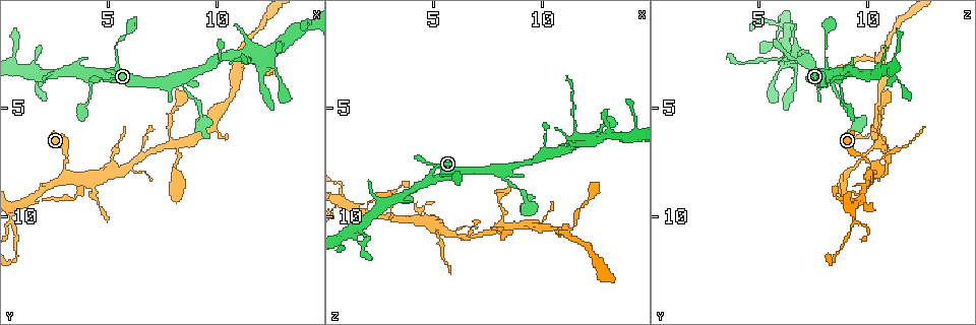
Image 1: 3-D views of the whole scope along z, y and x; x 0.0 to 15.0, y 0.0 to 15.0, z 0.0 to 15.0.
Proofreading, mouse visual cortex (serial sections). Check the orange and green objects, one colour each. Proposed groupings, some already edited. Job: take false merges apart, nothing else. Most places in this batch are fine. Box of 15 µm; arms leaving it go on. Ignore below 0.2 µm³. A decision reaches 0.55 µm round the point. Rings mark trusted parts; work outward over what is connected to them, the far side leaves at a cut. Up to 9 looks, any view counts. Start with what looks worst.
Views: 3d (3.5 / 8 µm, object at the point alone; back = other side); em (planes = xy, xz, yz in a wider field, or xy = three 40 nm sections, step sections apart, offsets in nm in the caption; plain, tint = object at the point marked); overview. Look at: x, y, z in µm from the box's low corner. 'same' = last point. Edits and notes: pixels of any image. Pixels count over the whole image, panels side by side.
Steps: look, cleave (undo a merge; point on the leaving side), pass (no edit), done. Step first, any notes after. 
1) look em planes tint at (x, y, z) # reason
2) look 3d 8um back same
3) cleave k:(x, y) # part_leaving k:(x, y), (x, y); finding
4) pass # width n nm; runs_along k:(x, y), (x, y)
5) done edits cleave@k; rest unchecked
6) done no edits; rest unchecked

look 3d 3.5um at (8.5, 3.5, 7.8) # a fork

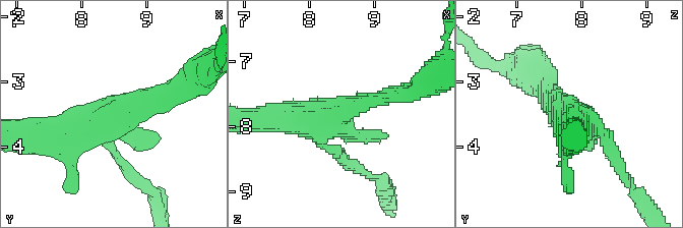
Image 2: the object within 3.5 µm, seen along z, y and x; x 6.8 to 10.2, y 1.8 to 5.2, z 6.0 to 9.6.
look em xy step 3 tint at (8.50, 3.50, 7.75)

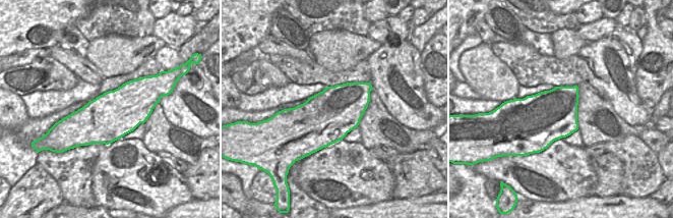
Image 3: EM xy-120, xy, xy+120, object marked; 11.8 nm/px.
look em planes tint same

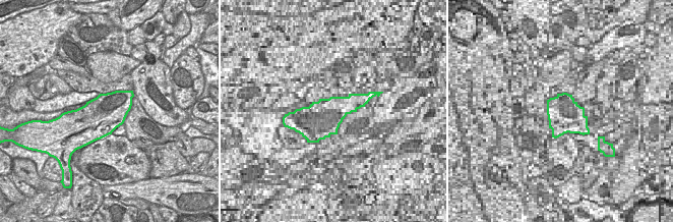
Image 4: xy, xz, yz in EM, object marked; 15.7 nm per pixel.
pass # width 600 nm; runs_along 2:(27, 134), (92, 125), (149, 97); continuous, no second cell

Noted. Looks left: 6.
look 3d 3.5um at (9.3, 5.5, 9.5)

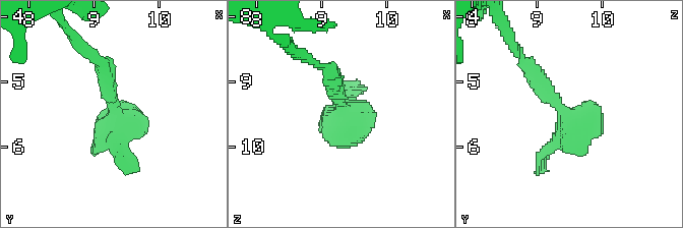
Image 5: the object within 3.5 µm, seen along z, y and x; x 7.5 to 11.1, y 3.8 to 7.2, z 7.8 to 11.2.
look em xy step 2 tint at (9.30, 5.55, 9.50)

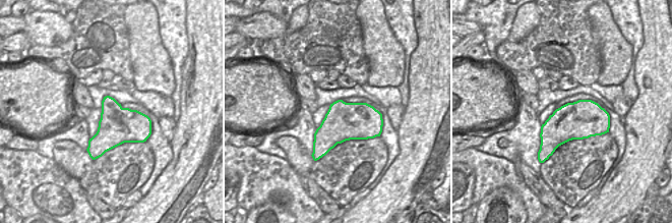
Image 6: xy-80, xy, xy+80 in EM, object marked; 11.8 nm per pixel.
pass # runs_along 5:(104, 63), (119, 157), (131, 170); continuous, no second cell

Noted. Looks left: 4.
look 3d 3.5um at (3.2, 8.0, 10.1) # sudden change in width

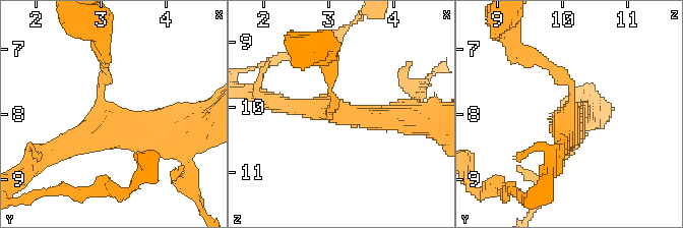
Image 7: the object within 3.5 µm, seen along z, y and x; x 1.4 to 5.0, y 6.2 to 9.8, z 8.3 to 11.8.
look em xy step 5 tint at (3.10, 7.95, 10.10) # arms 3; arm_widths 150, 250, 350 nm; now the EM

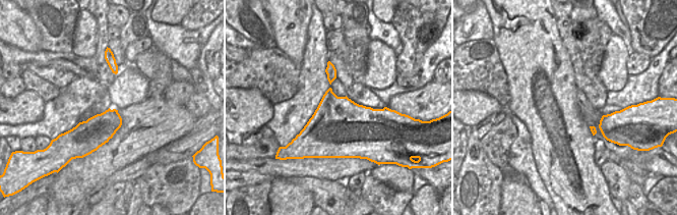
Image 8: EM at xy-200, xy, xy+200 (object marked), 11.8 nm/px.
pass # runs_along 7:(104, 63), (101, 101), (119, 122), (175, 128); one cell here

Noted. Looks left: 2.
done no edits; rest unchecked

